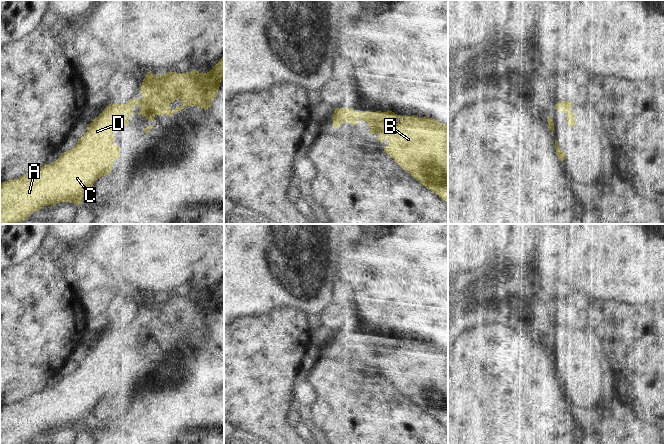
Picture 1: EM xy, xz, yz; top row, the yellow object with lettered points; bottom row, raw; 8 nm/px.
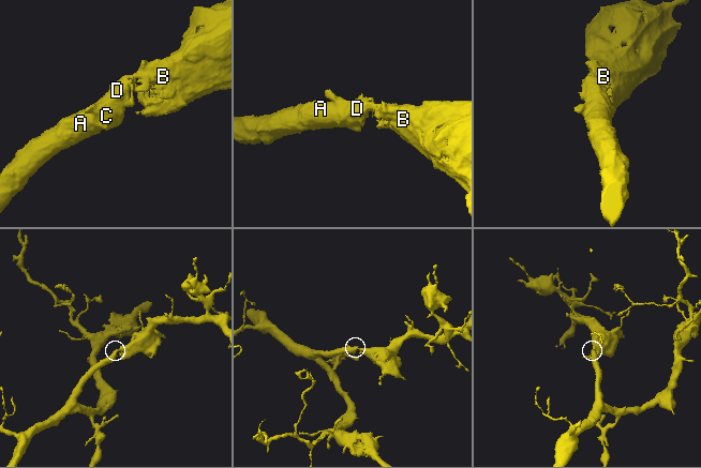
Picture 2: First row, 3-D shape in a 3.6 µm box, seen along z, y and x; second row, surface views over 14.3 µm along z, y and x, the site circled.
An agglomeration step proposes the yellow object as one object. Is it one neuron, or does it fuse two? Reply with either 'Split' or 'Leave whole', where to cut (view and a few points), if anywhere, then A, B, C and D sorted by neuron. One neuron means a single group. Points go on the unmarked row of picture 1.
Leave whole. No split. Groups: A B C D.

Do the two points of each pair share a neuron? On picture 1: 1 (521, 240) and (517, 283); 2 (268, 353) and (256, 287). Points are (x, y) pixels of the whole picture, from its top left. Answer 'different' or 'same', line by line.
1: same
2: different

